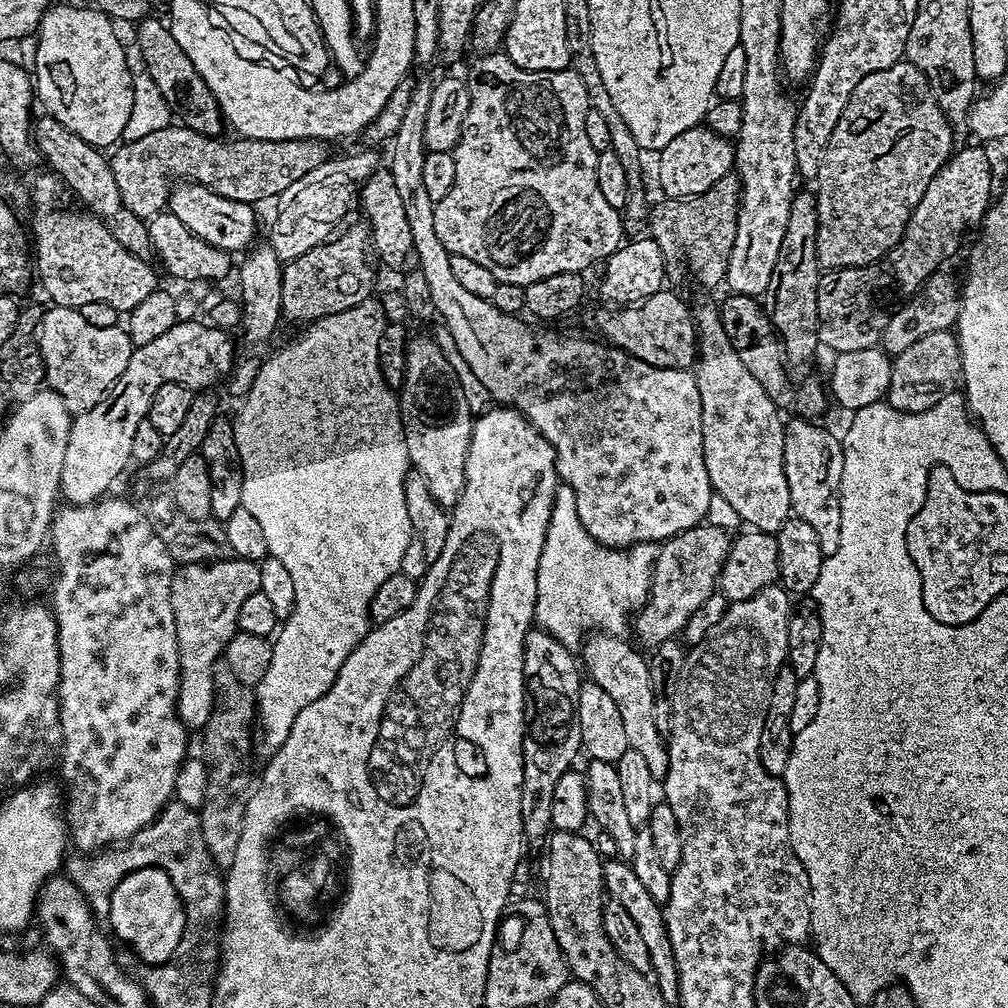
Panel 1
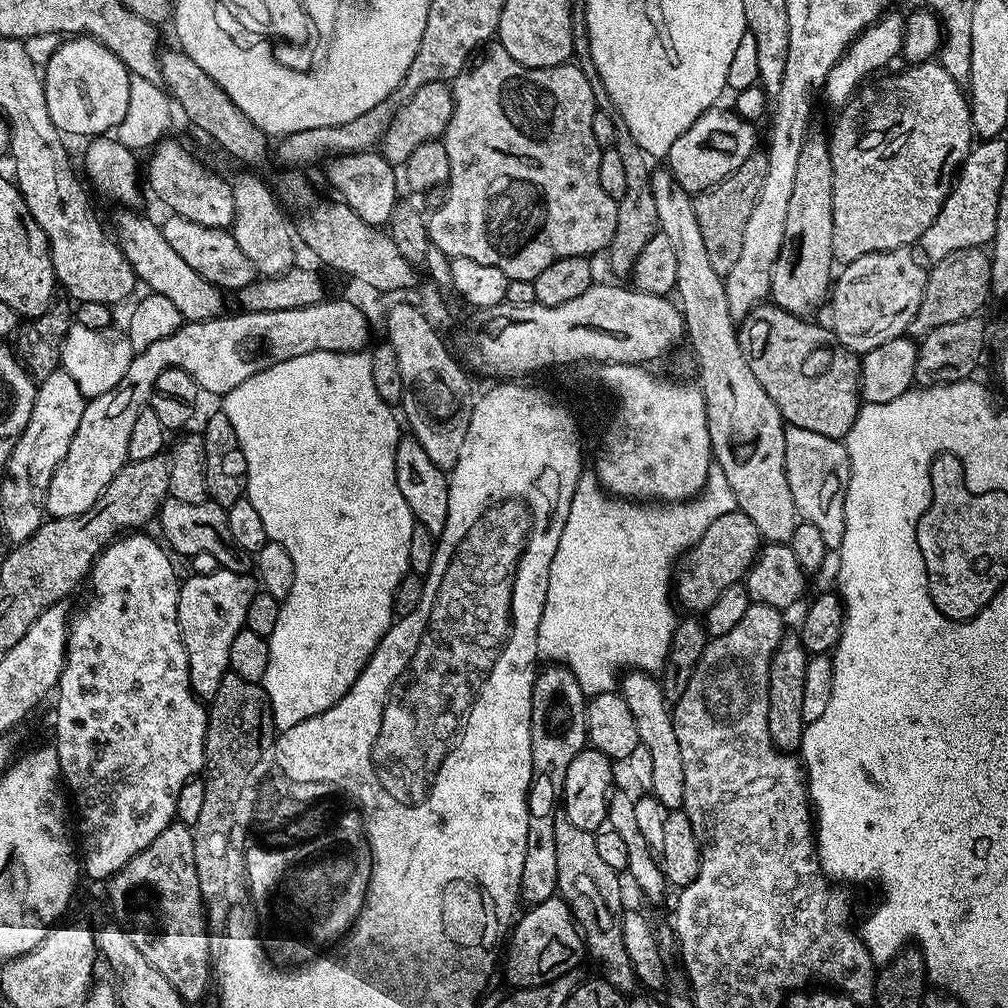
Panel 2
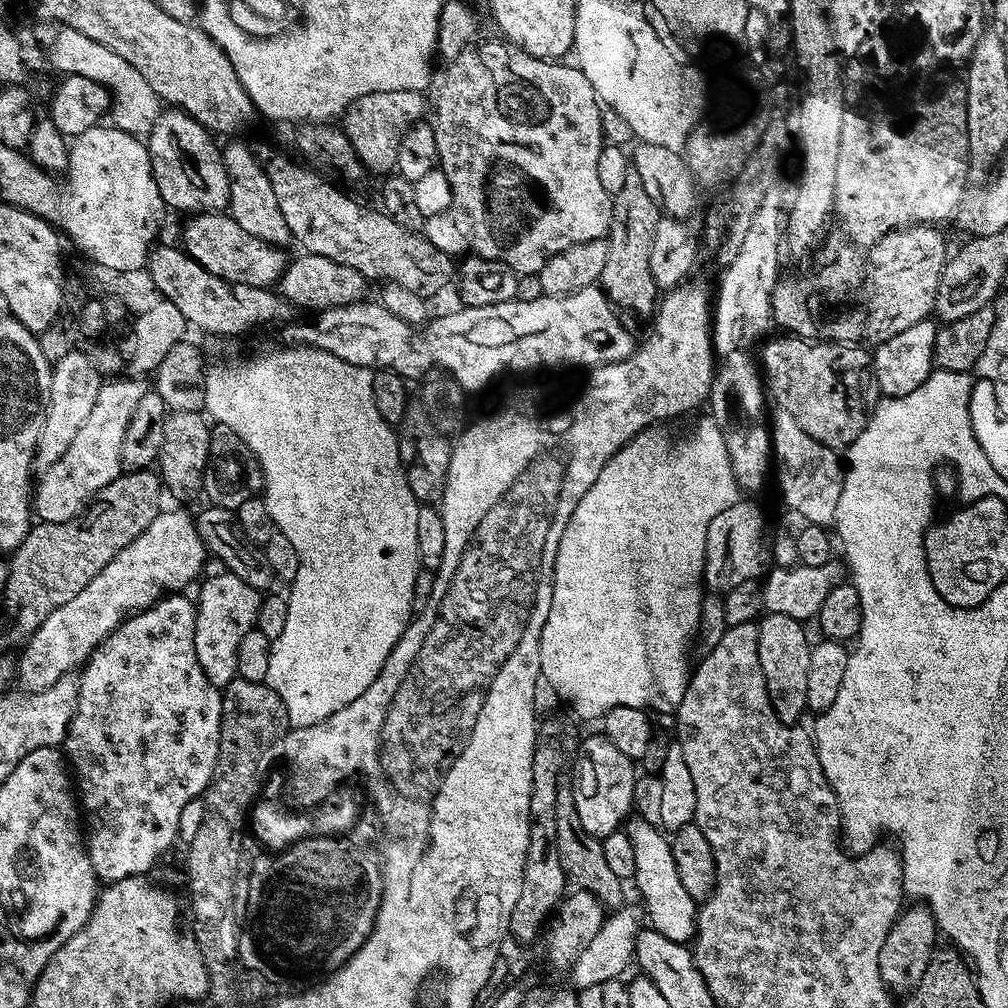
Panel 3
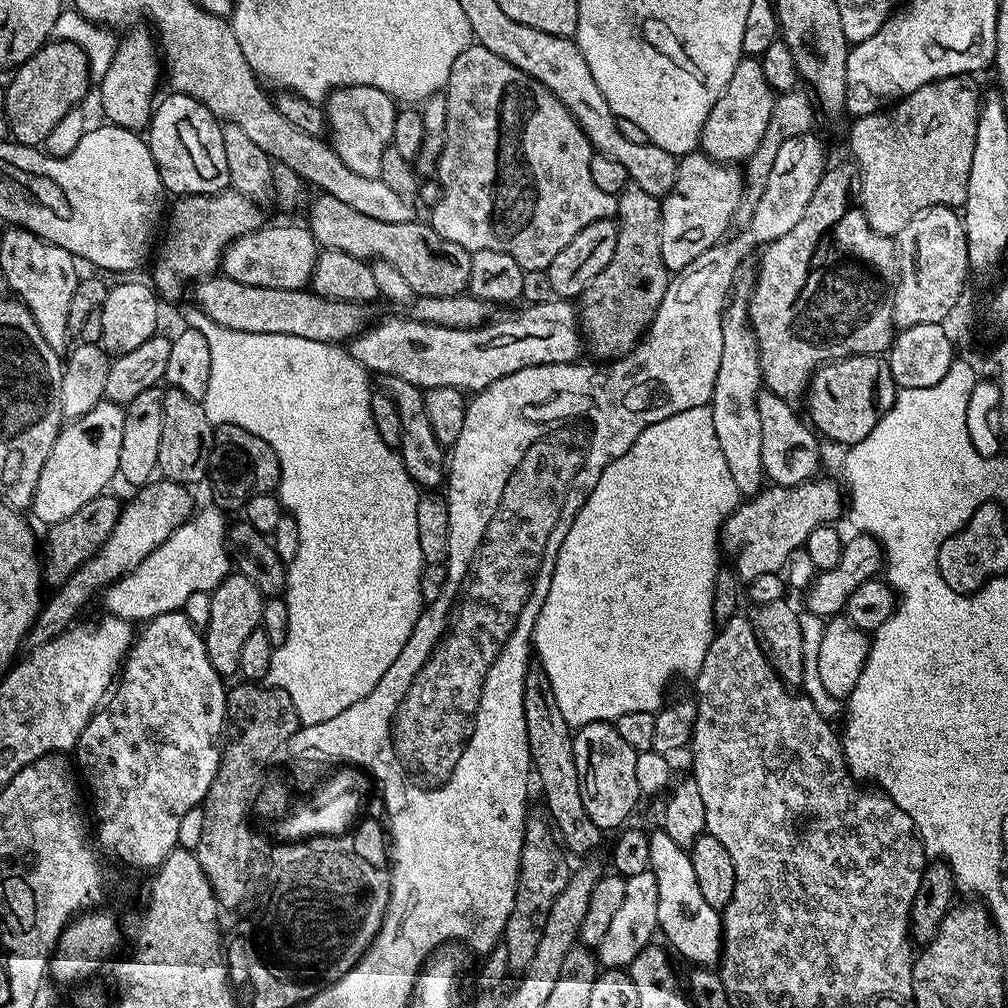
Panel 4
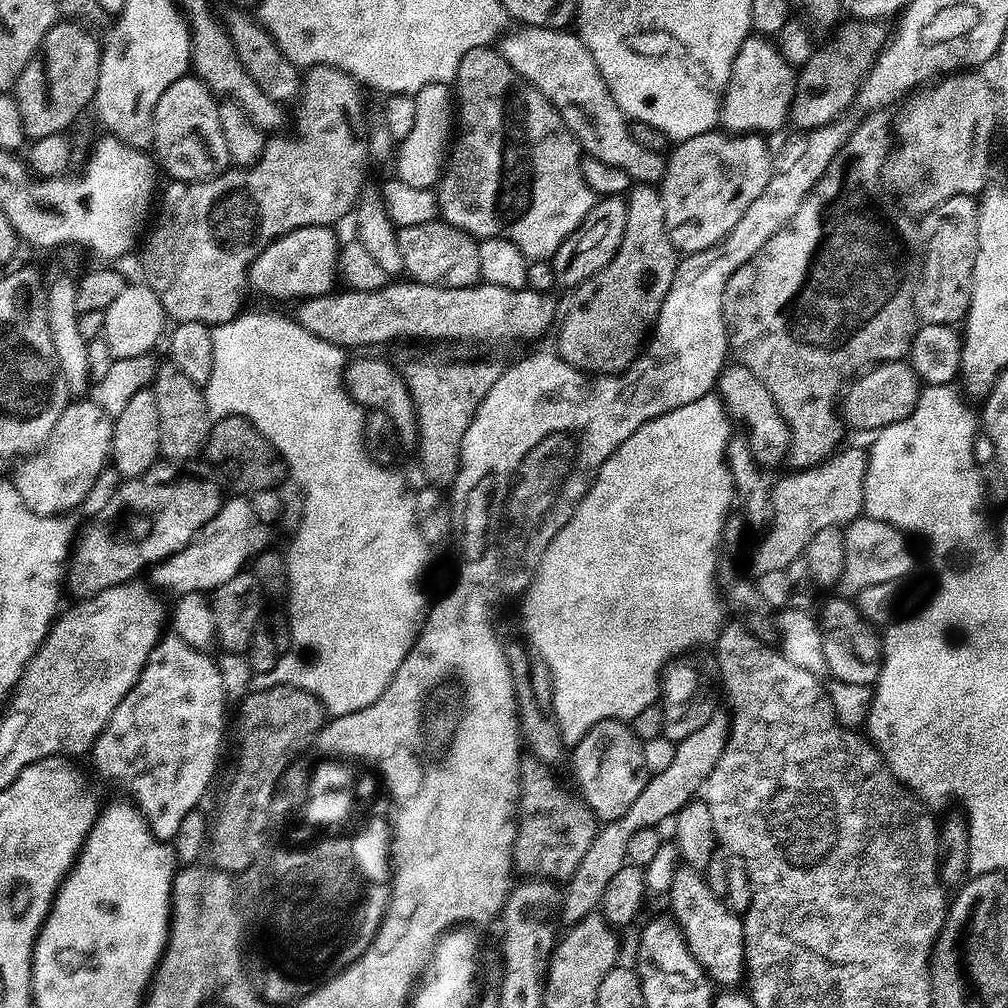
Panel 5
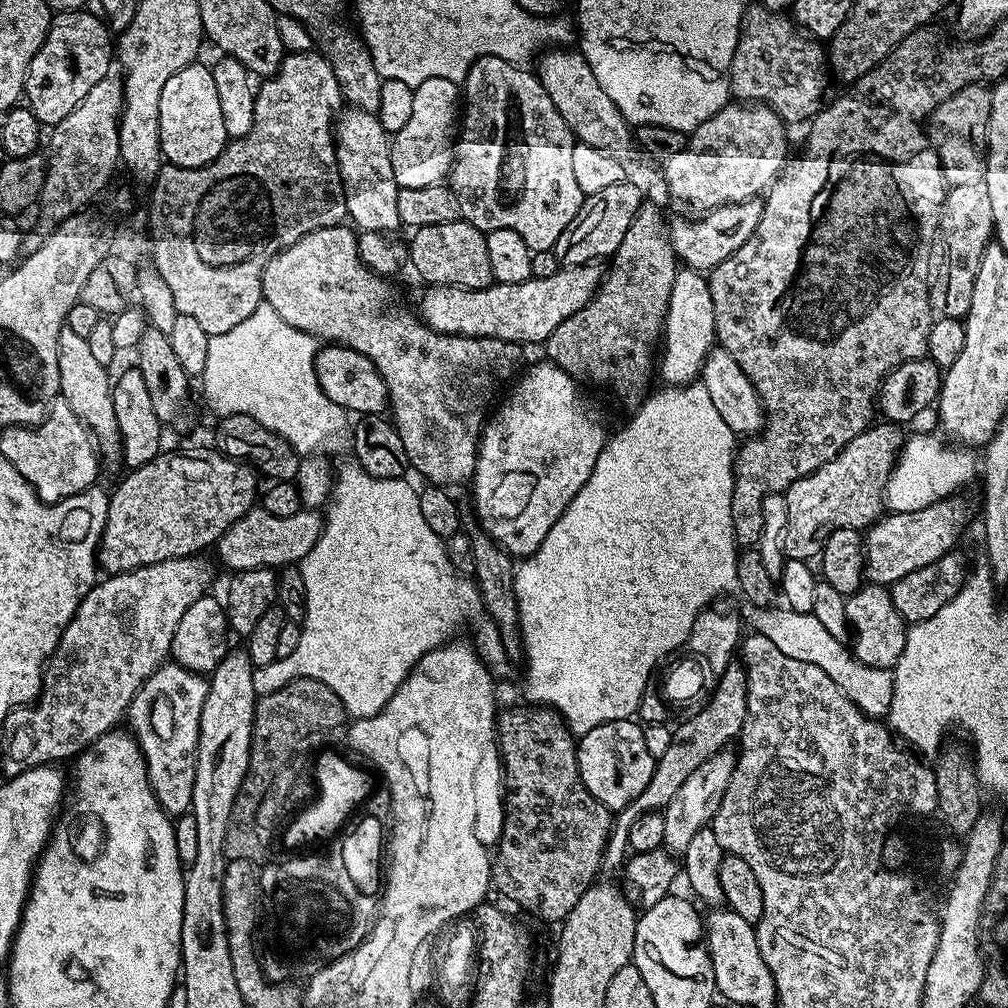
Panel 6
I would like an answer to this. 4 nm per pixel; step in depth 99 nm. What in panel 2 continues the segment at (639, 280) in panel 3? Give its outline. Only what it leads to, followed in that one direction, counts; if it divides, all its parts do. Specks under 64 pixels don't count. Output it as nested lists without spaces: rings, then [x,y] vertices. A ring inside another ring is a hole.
[[[617,115],[612,116],[612,125],[616,135],[616,149],[622,161],[622,167],[626,173],[626,194],[617,203],[618,226],[614,230],[612,243],[606,249],[608,264],[616,276],[627,277],[631,273],[638,254],[642,254],[642,246],[650,242],[652,236],[658,232],[658,209],[654,206],[654,194],[652,193],[652,168],[650,158],[638,146],[638,142],[632,140],[630,130],[626,130],[626,122]]]

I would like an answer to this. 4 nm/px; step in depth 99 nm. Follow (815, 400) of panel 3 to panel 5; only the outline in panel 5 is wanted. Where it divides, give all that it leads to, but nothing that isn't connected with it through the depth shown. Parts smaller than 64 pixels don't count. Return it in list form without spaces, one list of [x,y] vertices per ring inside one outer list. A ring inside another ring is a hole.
[[[886,360],[857,375],[842,392],[842,420],[849,429],[875,433],[906,418],[920,397],[922,381],[904,360]]]

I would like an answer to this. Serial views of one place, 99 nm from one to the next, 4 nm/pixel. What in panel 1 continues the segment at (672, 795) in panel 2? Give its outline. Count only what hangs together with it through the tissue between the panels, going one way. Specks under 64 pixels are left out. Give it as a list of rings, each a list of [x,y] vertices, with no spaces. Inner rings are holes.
[[[607,634],[589,635],[582,645],[582,664],[591,680],[610,694],[610,699],[622,713],[622,727],[626,730],[628,747],[642,754],[653,778],[663,778],[668,772],[668,746],[665,733],[660,732],[658,722],[654,722],[656,689],[652,687],[645,653],[635,652],[626,641]]]

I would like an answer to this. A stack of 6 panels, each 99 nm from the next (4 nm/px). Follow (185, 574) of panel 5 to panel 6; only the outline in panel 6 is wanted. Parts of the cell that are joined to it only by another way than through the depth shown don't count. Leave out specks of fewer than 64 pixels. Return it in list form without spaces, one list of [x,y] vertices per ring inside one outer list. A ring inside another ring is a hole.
[[[254,506],[238,522],[234,522],[222,534],[215,545],[214,552],[233,573],[270,568],[279,570],[285,566],[299,565],[301,560],[310,554],[314,542],[324,529],[324,516],[316,510],[302,510],[298,514],[290,514],[290,518],[278,518],[278,514],[270,514],[263,506]]]

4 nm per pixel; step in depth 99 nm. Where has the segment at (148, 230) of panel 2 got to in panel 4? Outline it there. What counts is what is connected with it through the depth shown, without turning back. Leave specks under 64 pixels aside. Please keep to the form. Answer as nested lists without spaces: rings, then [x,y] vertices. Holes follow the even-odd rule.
[[[213,274],[199,281],[195,288],[195,305],[199,311],[219,325],[243,333],[290,334],[310,341],[340,344],[363,332],[373,319],[372,308],[367,303],[322,298],[304,288],[278,290],[270,286],[250,286],[246,282],[234,282],[234,278],[223,274]]]

